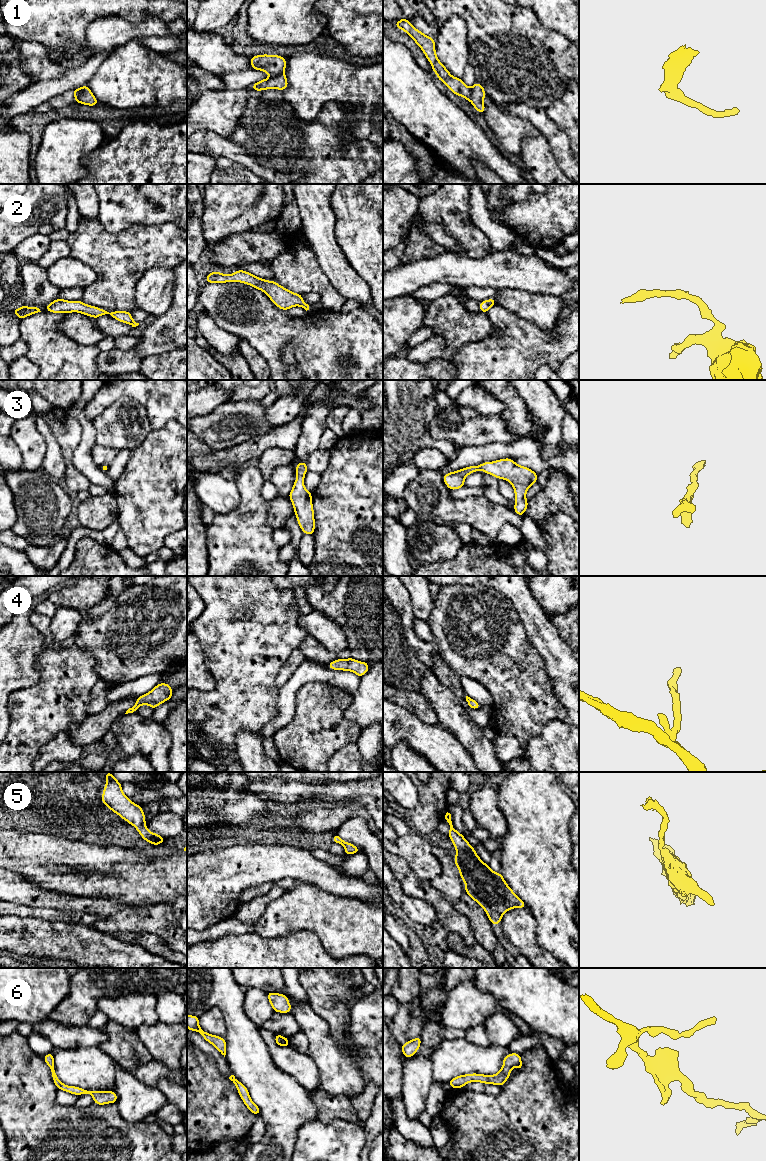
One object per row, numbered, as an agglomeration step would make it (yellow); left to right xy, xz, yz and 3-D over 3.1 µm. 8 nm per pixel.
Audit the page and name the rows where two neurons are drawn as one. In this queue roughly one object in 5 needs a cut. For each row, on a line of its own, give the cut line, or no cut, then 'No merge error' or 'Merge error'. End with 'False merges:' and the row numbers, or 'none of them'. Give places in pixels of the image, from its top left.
1: Split along xz (283, 71), (270, 77). Merge error
2: No split. No merge error
3: No split. No merge error
4: No split. No merge error
5: No split. No merge error
6: No split. No merge error
False merges: 1

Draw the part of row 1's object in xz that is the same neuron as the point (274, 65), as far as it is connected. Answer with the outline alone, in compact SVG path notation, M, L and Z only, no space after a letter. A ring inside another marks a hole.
M256 55L250 58L252 69L268 73L270 77L278 76L286 68L287 60L280 55Z

